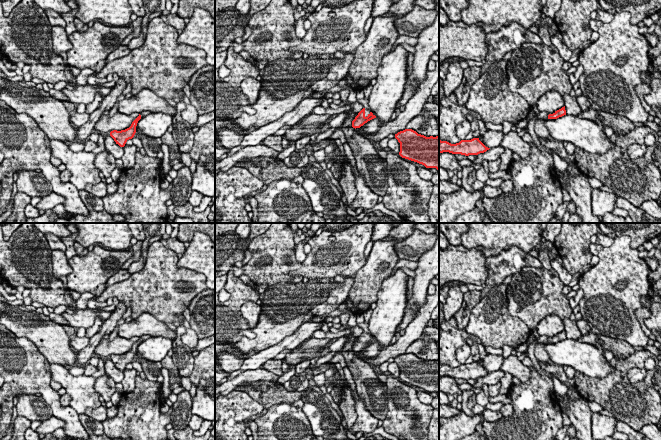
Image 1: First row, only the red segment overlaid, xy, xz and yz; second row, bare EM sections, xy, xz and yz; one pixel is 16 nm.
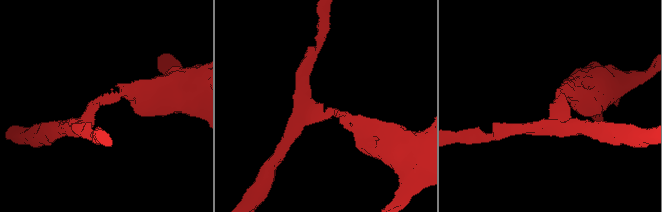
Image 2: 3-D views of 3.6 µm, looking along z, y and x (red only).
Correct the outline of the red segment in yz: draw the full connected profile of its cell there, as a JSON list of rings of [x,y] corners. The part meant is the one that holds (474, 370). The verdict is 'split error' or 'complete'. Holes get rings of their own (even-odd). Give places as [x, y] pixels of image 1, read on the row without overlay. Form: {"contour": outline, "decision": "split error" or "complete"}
{"contour": [[[479,362],[471,364],[461,364],[459,367],[451,368],[447,365],[439,364],[439,378],[449,376],[452,378],[461,378],[465,380],[478,379],[484,377],[490,372],[486,371]]], "decision": "complete"}

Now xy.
{"contour": [[[139,338],[129,352],[121,355],[113,354],[110,356],[110,360],[114,363],[116,368],[118,368],[120,371],[124,371],[126,366],[134,361],[136,357],[136,350],[140,343],[141,339]]], "decision": "complete"}

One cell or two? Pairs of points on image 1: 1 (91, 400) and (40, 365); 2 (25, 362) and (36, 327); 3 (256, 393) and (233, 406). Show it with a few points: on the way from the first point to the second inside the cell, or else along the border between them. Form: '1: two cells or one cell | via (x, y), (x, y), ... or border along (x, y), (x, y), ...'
1: two cells | border along (49, 363), (49, 374), (52, 379)
2: two cells | border along (10, 330), (19, 337), (27, 337), (46, 359)
3: two cells | border along (238, 389), (246, 391), (264, 407)

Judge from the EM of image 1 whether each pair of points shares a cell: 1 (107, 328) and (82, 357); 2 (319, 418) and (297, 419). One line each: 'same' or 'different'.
1: same
2: different

